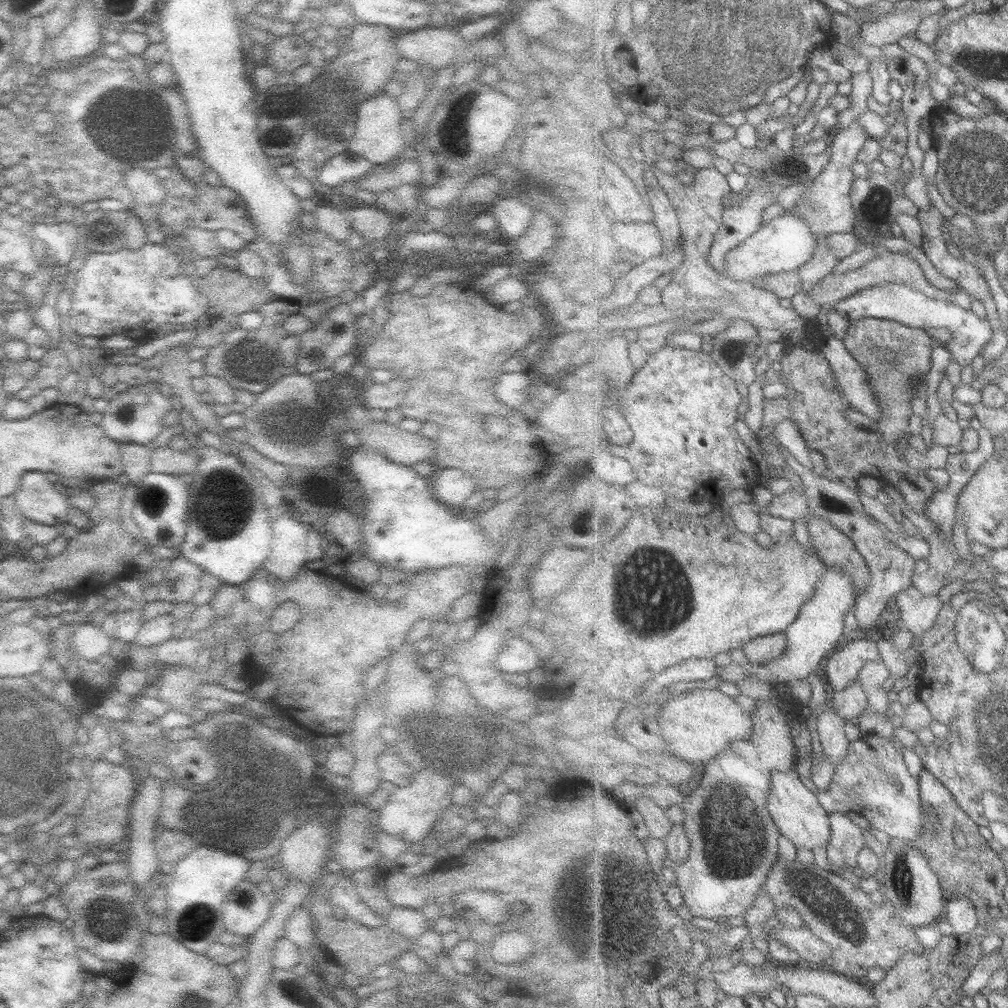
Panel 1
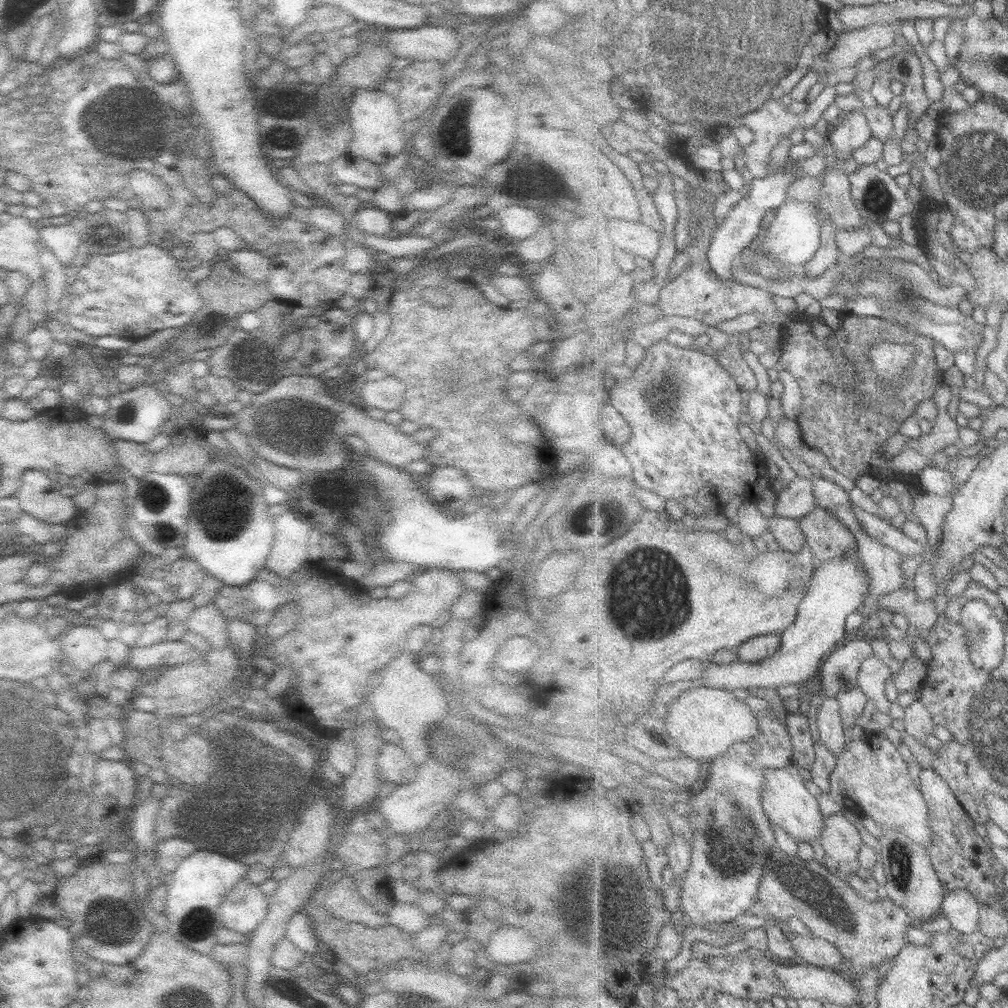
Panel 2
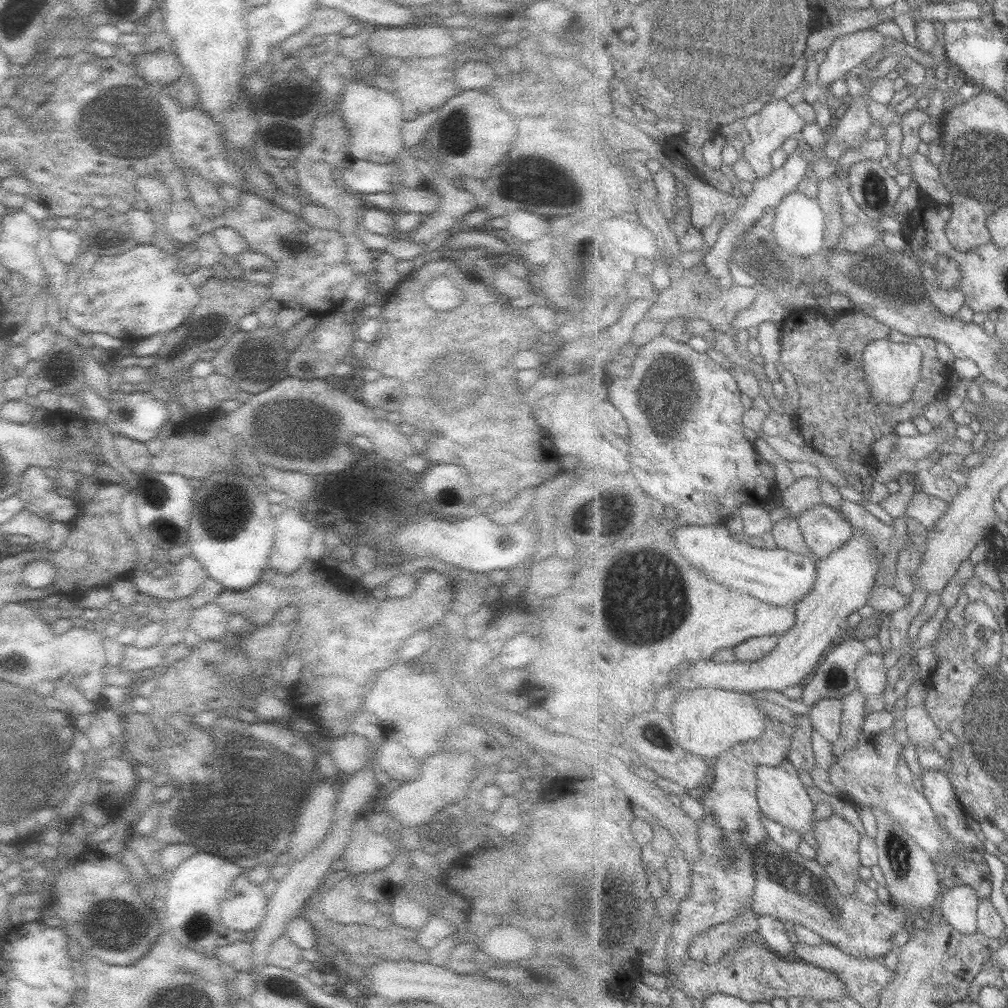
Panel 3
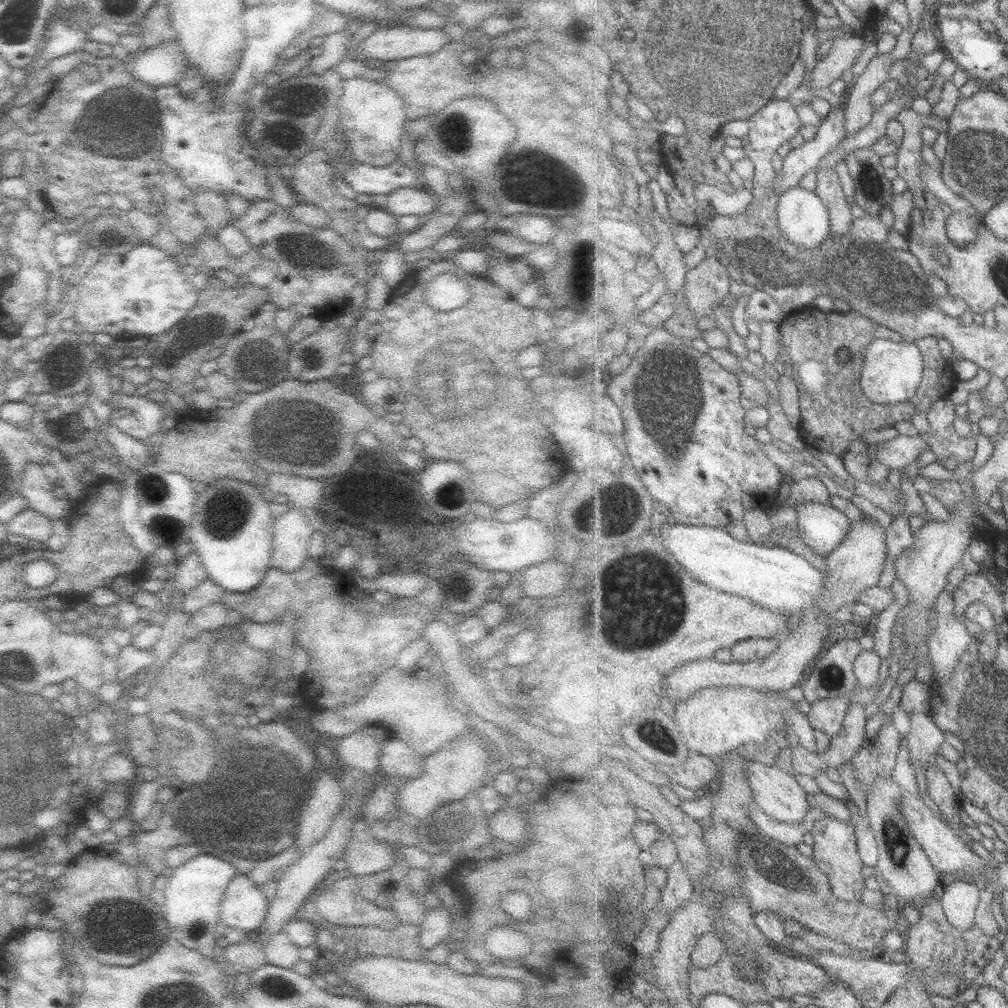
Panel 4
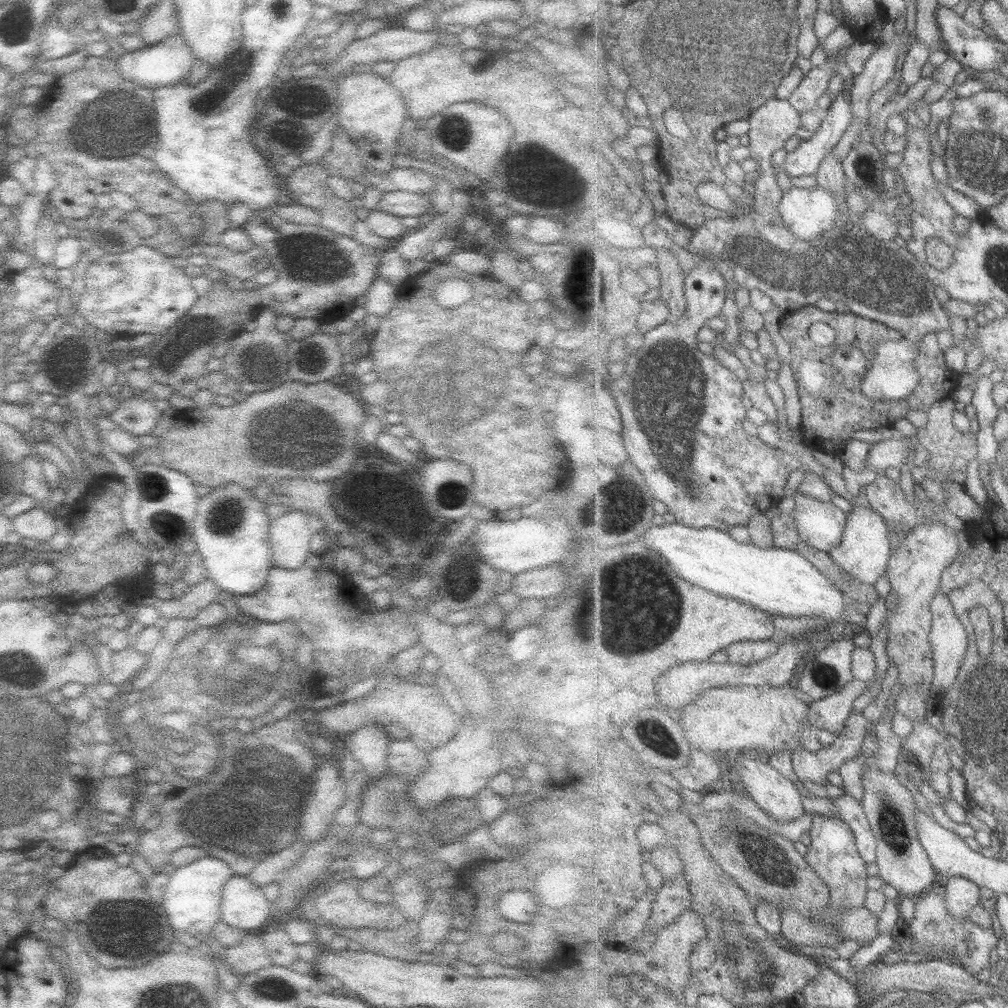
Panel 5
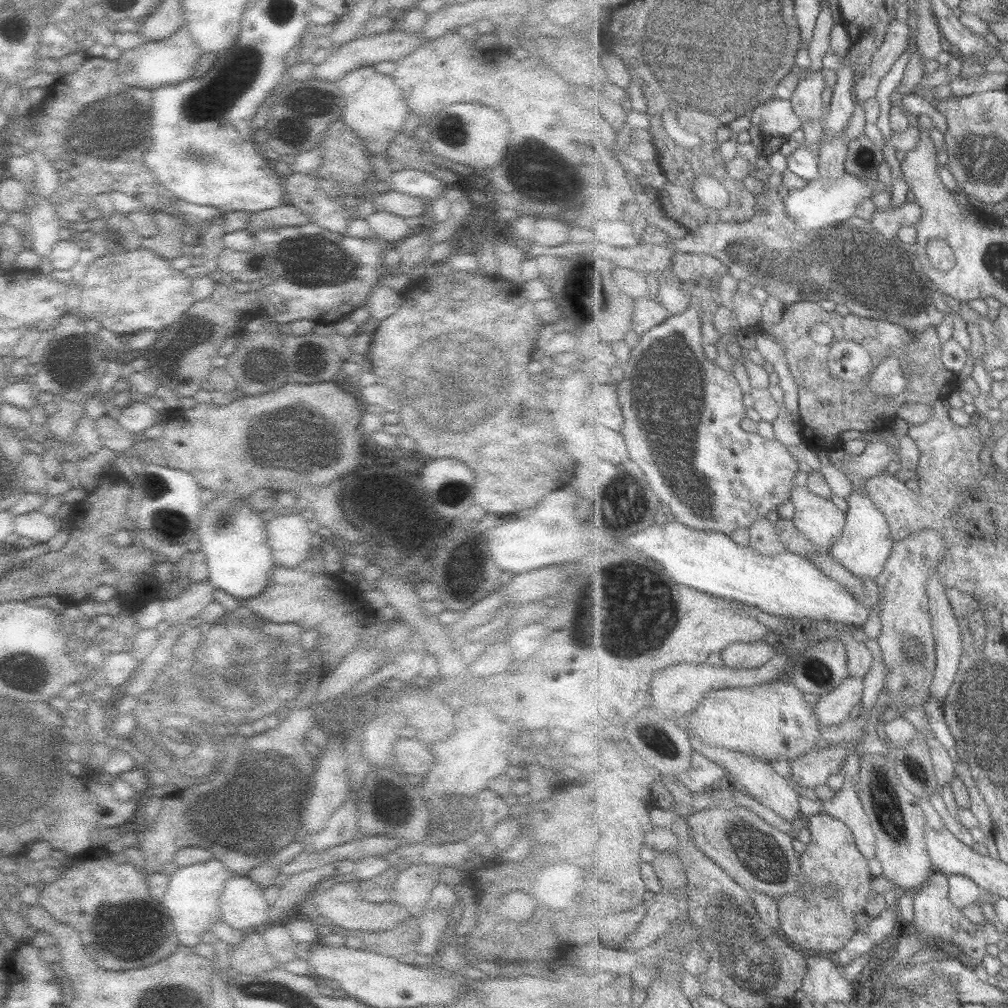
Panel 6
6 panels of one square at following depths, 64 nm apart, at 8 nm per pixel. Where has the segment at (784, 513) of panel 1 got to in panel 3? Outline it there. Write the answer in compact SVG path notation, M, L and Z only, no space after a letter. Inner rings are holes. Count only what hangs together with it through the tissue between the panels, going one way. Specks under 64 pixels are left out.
M803 477L795 480L783 492L778 493L782 507L794 518L822 504L821 478Z

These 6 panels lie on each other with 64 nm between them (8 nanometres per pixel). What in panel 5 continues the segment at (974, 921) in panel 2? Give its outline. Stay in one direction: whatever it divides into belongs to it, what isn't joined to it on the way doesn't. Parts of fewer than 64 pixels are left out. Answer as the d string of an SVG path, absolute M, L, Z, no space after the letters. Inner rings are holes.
M959 876L946 878L945 884L947 888L945 901L951 915L957 919L969 918L971 911L982 903L979 897L980 887L971 880Z

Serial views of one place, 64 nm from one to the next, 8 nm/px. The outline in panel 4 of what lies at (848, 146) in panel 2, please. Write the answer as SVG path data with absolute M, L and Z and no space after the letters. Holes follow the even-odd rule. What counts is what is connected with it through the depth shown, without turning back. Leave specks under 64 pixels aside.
M890 54L876 55L864 72L855 77L854 86L847 92L848 100L845 101L845 132L848 138L853 137L861 128L865 128L871 122L871 116L875 112L872 104L874 92L889 80L889 71L893 61Z

